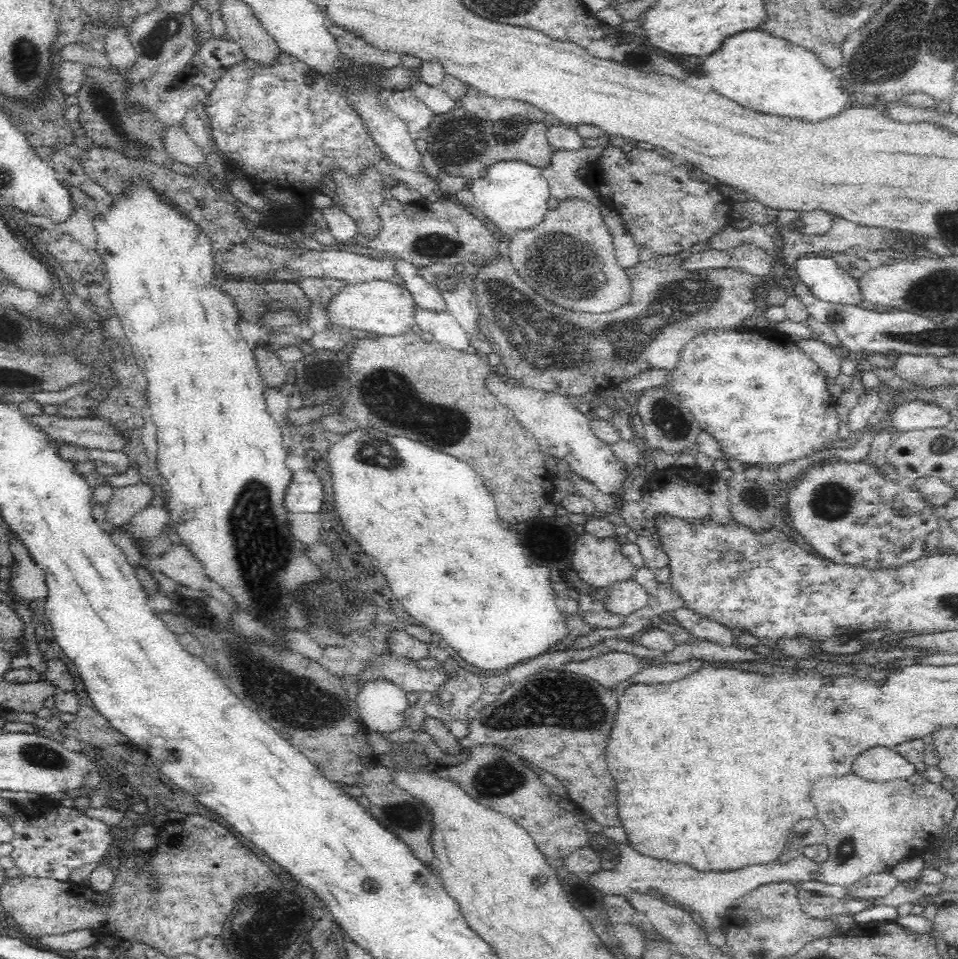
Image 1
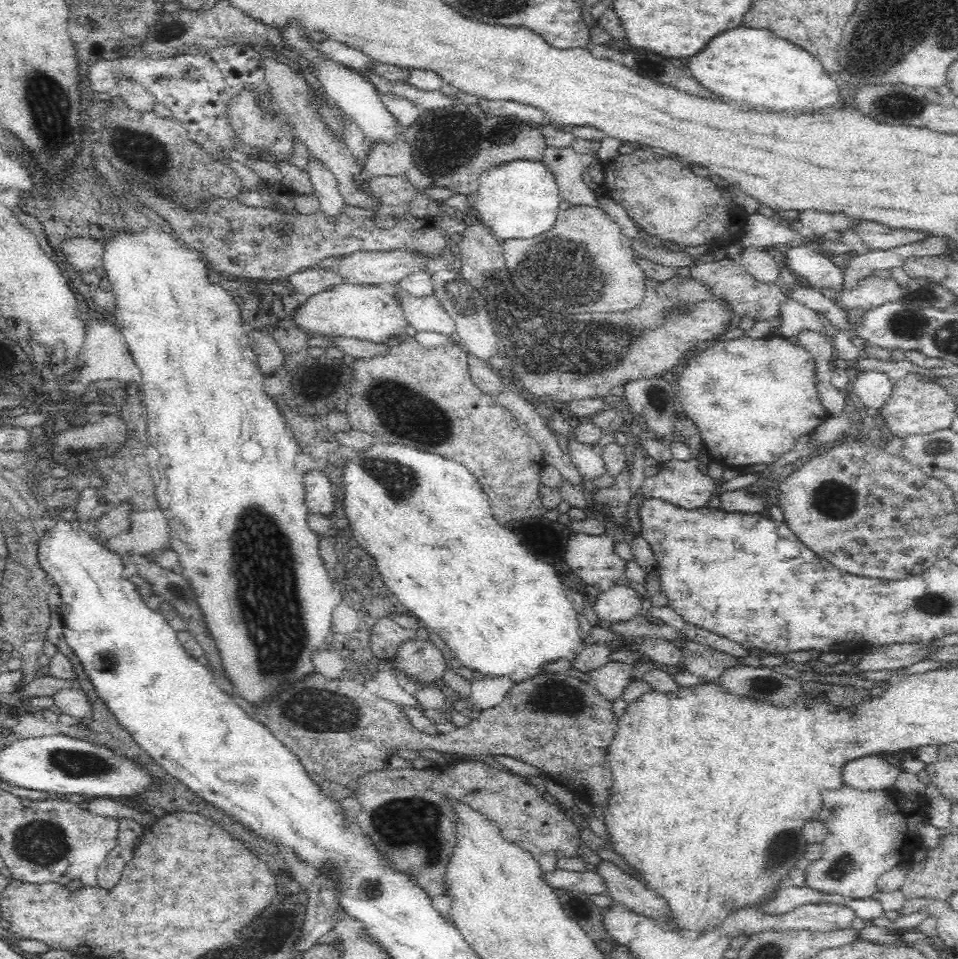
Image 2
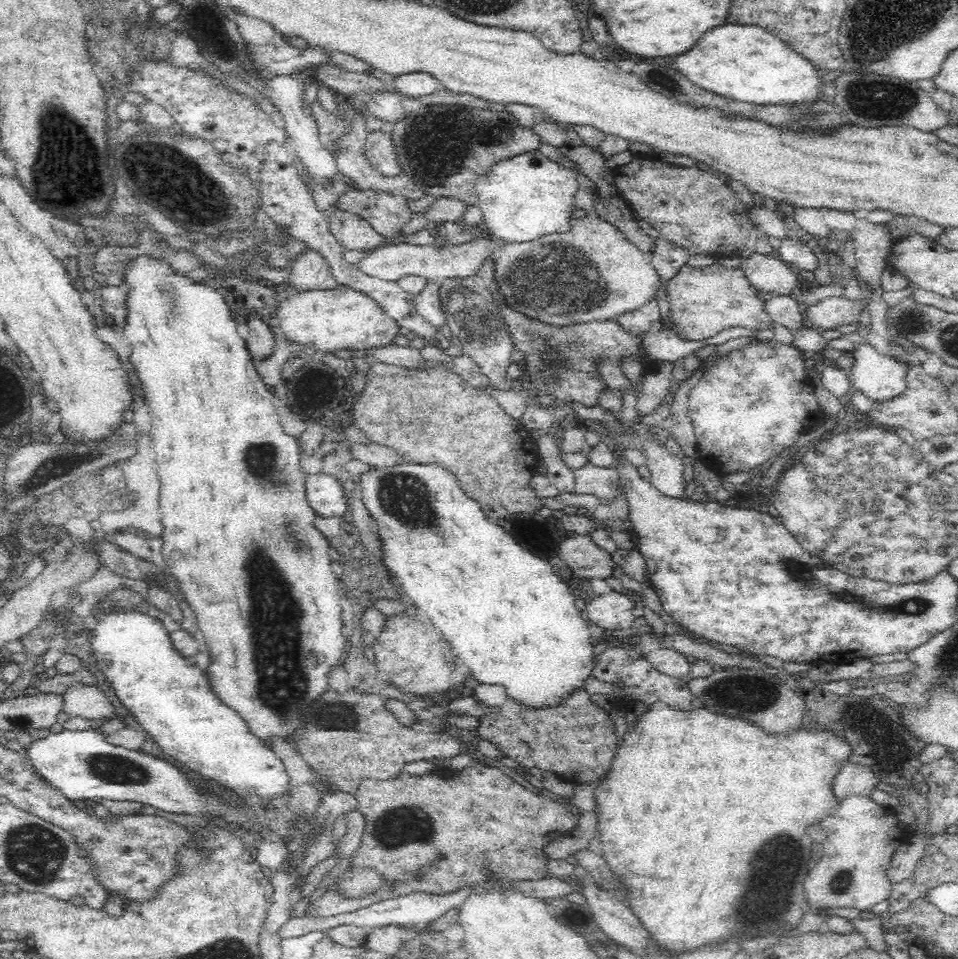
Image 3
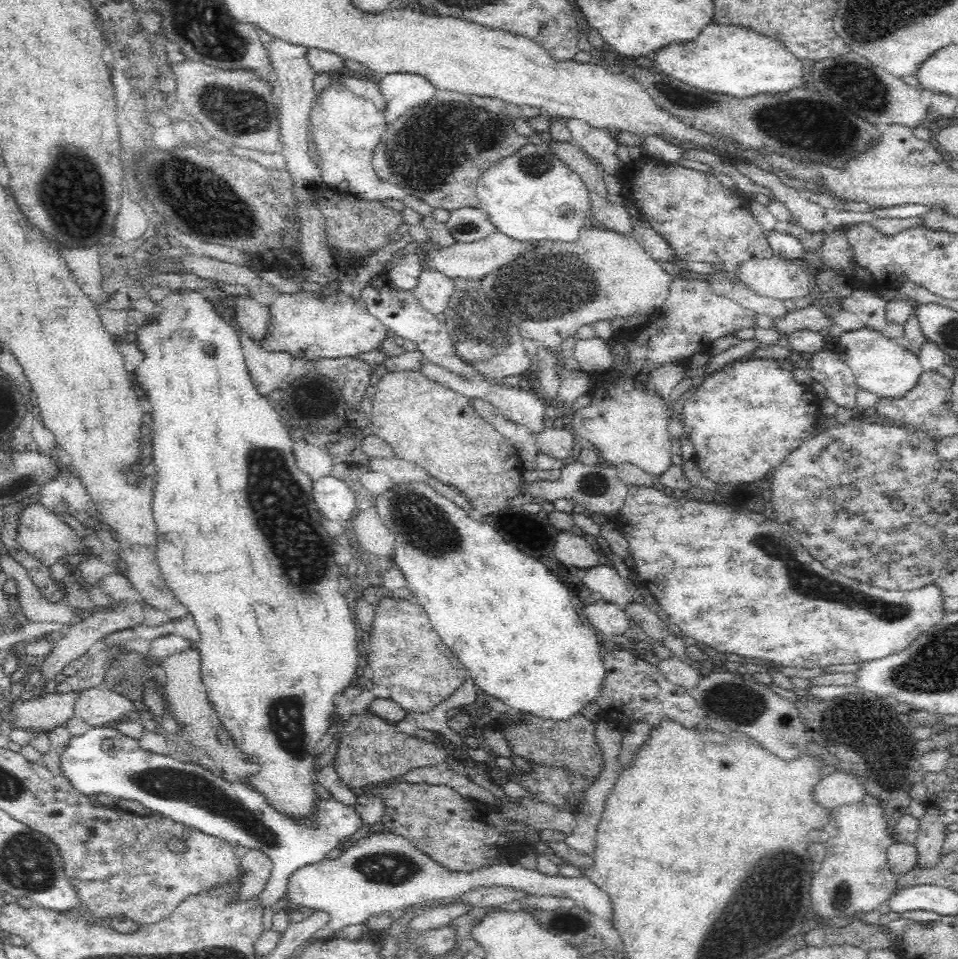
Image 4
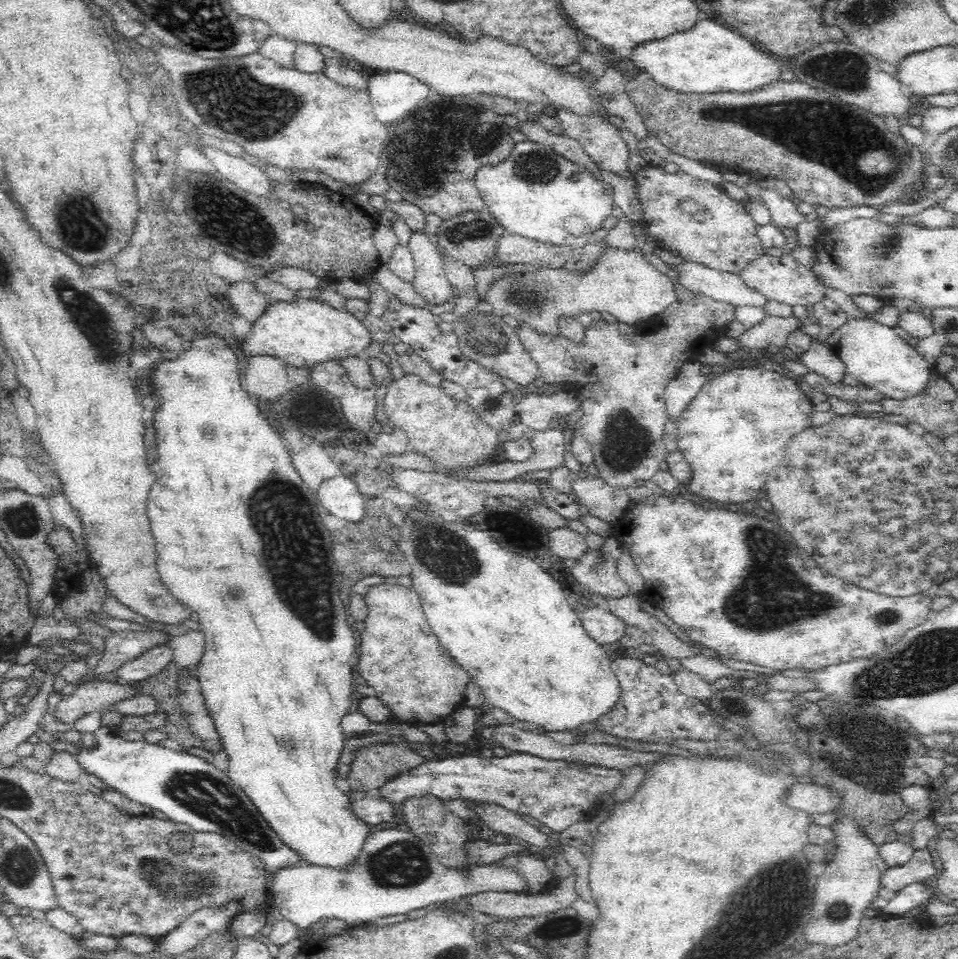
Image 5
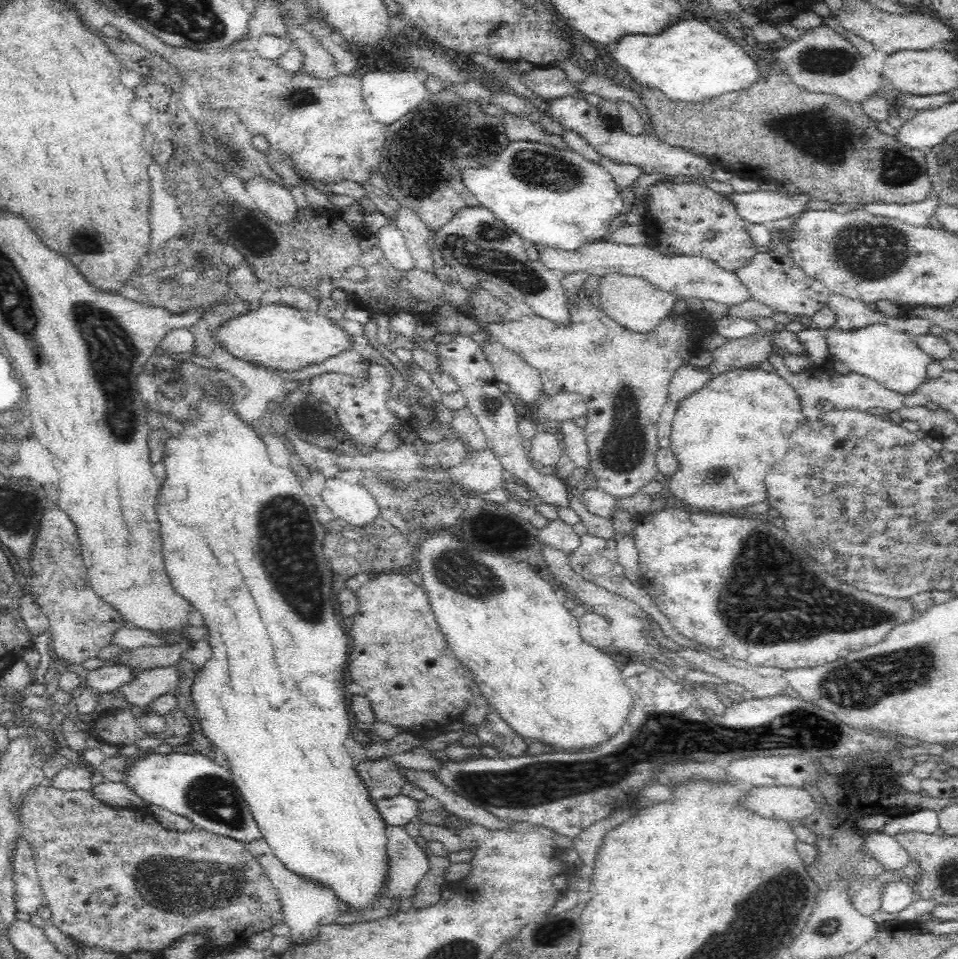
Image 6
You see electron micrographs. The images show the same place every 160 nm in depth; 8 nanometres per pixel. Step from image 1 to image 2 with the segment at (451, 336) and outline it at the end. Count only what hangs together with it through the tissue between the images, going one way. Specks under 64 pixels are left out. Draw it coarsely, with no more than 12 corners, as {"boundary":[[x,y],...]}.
{"boundary":[[399,287],[408,324],[450,338],[454,319],[434,295],[416,298]]}

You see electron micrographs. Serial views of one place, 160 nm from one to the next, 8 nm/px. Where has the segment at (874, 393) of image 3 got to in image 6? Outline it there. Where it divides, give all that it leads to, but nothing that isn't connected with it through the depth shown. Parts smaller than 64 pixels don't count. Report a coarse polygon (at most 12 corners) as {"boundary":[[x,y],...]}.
{"boundary":[[832,326],[832,358],[914,394],[932,360],[904,331]]}

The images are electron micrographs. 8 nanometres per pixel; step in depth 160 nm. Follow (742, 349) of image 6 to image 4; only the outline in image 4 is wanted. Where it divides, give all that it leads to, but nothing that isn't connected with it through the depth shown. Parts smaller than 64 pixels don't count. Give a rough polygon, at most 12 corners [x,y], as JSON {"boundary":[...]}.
{"boundary":[[810,305],[774,319],[778,334],[820,332],[834,326],[832,314]]}

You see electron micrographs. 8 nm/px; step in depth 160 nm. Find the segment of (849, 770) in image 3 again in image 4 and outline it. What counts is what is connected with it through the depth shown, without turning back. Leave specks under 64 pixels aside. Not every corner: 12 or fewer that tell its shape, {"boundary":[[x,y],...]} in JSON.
{"boundary":[[848,772],[828,774],[814,799],[828,809],[860,802],[868,789]]}

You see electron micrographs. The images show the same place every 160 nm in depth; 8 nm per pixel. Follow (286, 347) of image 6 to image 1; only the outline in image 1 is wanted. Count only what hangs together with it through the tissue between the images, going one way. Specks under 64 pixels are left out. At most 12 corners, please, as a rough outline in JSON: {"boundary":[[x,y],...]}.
{"boundary":[[388,280],[345,284],[332,326],[398,336],[415,325],[410,290]]}

